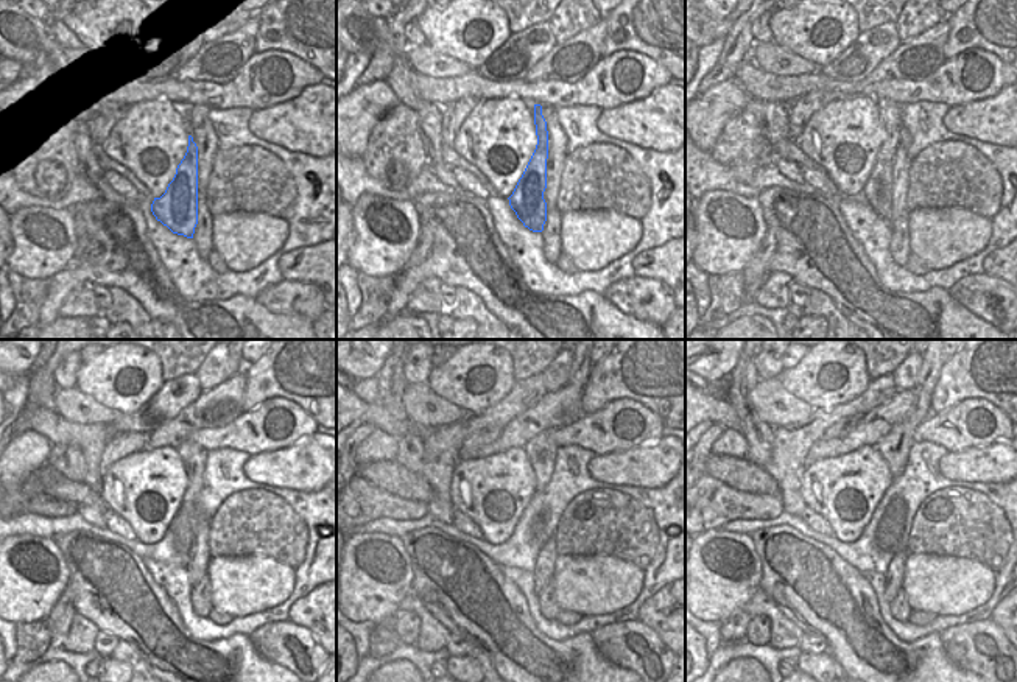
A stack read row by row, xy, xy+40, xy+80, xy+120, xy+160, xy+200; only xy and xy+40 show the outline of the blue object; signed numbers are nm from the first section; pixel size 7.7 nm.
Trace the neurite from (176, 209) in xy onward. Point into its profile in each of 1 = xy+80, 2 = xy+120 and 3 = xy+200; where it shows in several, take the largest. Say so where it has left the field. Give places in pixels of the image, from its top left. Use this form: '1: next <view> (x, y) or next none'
1: next xy+80 (877, 190)
2: next xy+120 (193, 457)
3: next xy+200 (894, 446)

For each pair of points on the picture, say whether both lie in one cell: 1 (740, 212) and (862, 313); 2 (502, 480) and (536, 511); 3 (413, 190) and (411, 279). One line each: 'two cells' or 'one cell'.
1: two cells
2: two cells
3: two cells

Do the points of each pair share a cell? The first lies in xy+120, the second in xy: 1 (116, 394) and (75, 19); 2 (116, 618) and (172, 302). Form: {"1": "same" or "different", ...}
{"1": "same", "2": "same"}

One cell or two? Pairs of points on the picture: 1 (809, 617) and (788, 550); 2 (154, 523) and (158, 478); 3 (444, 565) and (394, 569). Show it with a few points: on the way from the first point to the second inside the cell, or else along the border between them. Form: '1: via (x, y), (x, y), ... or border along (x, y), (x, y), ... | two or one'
1: via (807, 600), (807, 581), (795, 567) | one
2: via (165, 514), (167, 500), (158, 491) | one
3: border along (399, 537), (410, 561), (411, 590) | two

